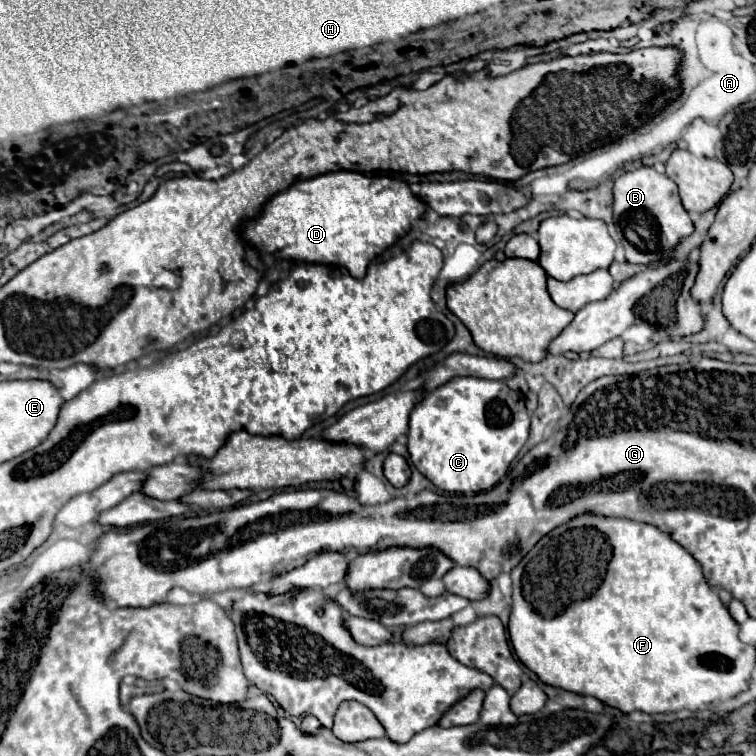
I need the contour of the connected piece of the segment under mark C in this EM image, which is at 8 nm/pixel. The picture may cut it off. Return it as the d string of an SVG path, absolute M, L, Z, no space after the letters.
M456 376L438 386L434 392L424 394L422 400L412 408L408 424L408 454L418 472L444 492L472 494L494 488L494 484L498 484L500 478L508 472L512 460L528 440L530 416L526 412L522 394L510 390L504 380Z

